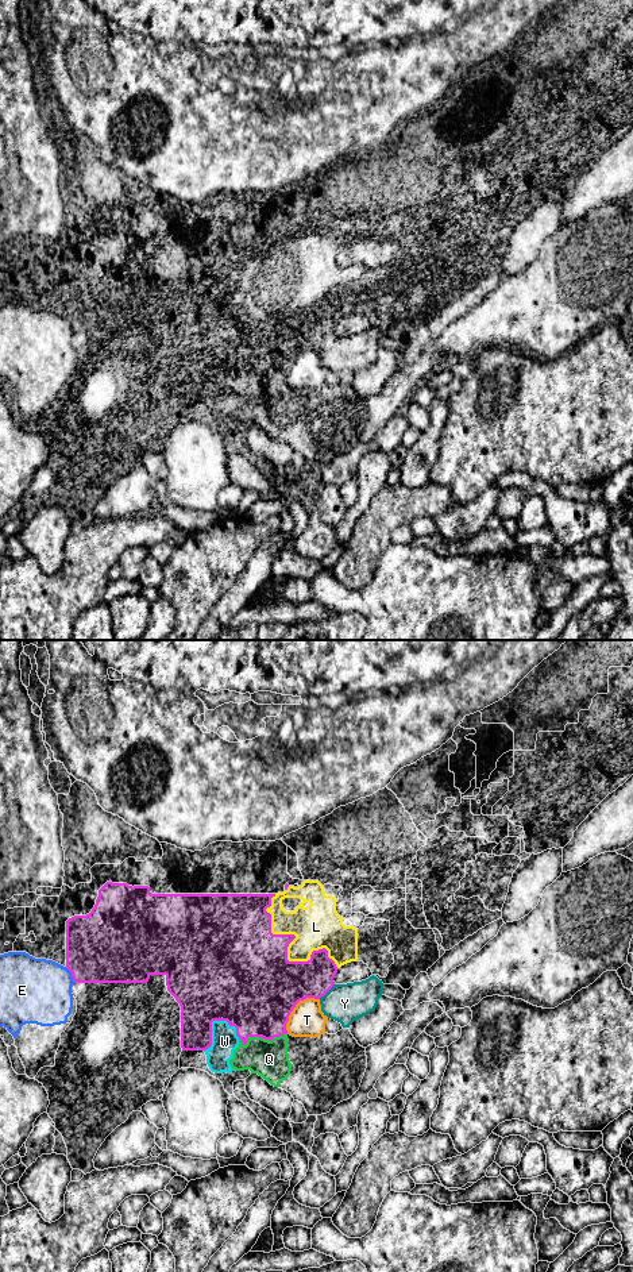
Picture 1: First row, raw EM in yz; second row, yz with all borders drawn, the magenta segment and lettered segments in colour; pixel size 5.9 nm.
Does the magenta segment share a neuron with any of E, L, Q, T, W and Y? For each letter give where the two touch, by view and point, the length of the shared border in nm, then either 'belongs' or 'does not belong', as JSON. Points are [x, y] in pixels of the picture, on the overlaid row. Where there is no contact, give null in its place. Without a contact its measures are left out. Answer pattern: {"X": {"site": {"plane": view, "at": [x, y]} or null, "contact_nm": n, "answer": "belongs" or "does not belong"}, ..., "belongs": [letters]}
{"E": {"site": {"plane": "yz", "at": [72, 975]}, "contact_nm": 110, "answer": "does not belong"}, "L": {"site": {"plane": "yz", "at": [288, 945]}, "contact_nm": 600, "answer": "belongs"}, "Q": {"site": {"plane": "yz", "at": [261, 1036]}, "contact_nm": 280, "answer": "does not belong"}, "T": {"site": {"plane": "yz", "at": [294, 1006]}, "contact_nm": 300, "answer": "does not belong"}, "W": {"site": {"plane": "yz", "at": [211, 1025]}, "contact_nm": 240, "answer": "does not belong"}, "Y": {"site": {"plane": "yz", "at": [327, 991]}, "contact_nm": 130, "answer": "does not belong"}, "belongs": ["L"]}

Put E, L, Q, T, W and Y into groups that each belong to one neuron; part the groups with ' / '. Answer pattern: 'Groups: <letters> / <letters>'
Groups: E / L / Q W / T / Y

